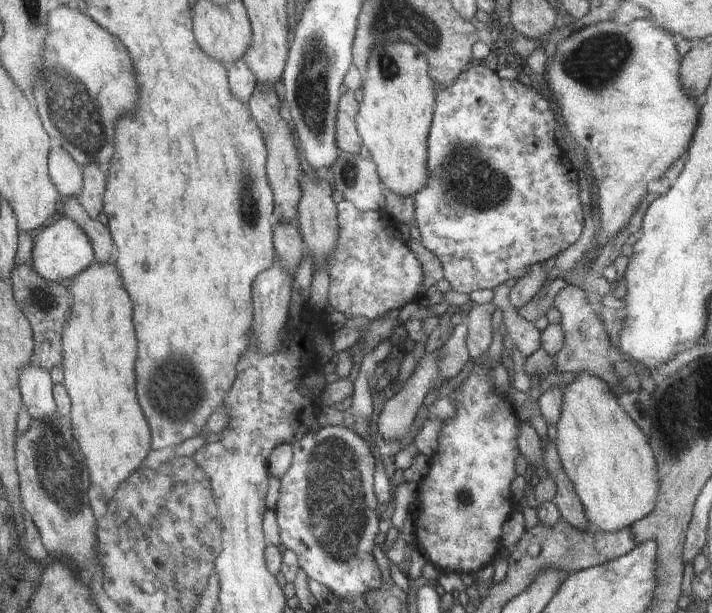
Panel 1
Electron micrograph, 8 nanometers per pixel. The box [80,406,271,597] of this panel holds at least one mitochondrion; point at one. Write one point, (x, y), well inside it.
(112, 518)

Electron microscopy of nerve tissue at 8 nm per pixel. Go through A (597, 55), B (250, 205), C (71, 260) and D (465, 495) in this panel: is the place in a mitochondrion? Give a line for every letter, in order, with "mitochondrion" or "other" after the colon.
A: mitochondrion
B: mitochondrion
C: other
D: mitochondrion

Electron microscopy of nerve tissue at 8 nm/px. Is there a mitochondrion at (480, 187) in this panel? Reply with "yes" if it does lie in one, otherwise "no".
yes

